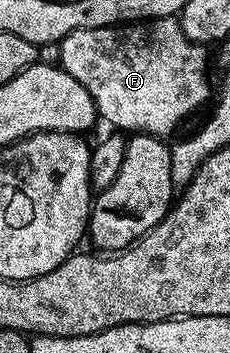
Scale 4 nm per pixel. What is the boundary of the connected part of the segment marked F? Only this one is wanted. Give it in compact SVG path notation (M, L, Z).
M176 18L150 19L137 21L132 25L114 25L112 27L80 27L67 33L60 40L60 67L91 97L97 106L98 116L110 123L110 128L121 133L140 133L169 137L169 134L188 117L197 111L209 99L209 59L205 56L206 48L191 41L183 33Z

